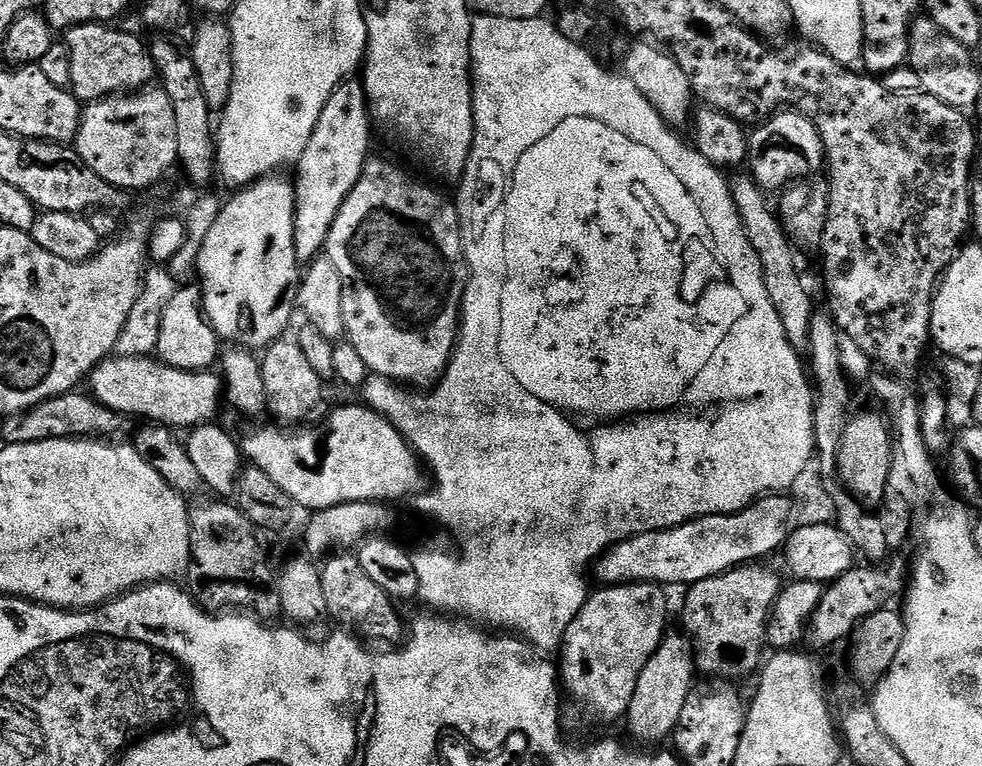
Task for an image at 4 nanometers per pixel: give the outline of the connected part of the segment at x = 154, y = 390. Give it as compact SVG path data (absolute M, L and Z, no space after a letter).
M116 354L108 357L92 369L88 376L89 382L93 398L118 415L146 418L142 420L174 430L191 430L198 425L211 423L216 418L224 394L223 381L217 373L210 370L180 371L152 356Z

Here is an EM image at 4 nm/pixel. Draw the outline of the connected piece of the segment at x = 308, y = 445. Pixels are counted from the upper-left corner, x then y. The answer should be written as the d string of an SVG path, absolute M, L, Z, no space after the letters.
M363 403L334 409L324 420L324 432L320 428L304 428L308 426L300 426L295 430L275 427L260 428L253 436L242 440L243 455L247 459L249 456L255 468L267 474L289 501L308 508L309 513L354 502L393 502L403 496L412 498L425 491L425 469L410 445L404 441L404 435L385 416L380 416Z

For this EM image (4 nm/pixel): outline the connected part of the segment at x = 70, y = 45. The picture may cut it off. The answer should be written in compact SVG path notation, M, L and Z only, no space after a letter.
M82 24L65 31L62 42L70 54L70 91L81 102L134 92L157 79L149 45L132 32L119 32L116 26L108 24Z

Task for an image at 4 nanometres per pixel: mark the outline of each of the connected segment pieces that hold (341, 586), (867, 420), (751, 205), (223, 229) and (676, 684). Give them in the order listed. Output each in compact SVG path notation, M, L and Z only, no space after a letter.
M329 555L320 568L320 577L322 578L322 595L326 597L328 607L327 615L333 616L340 623L337 625L355 634L361 641L373 640L376 643L373 645L376 646L383 645L380 644L383 640L388 643L385 645L392 646L405 639L406 624L400 621L400 616L396 613L397 605L391 596L384 593L382 586L370 582L366 570L362 570L359 555Z
M864 412L861 416L853 415L838 446L836 476L845 490L869 510L876 510L876 507L883 502L884 495L886 497L889 495L888 479L894 471L892 464L894 432L893 429L892 432L888 429L889 421L881 416L876 412Z
M743 175L731 177L730 180L730 191L734 198L734 206L738 210L738 218L746 230L746 238L750 238L750 246L754 246L754 254L758 254L758 262L762 262L766 294L770 294L770 302L774 302L778 318L782 318L786 338L792 343L793 348L807 349L814 309L812 309L812 296L808 293L803 278L800 277L799 266L796 265L797 249L784 232L773 205L772 208L768 205L769 197L764 189L757 186L751 175Z
M276 174L267 175L263 179L258 180L257 182L249 184L247 187L240 188L239 191L237 191L235 194L232 194L234 196L230 197L229 200L225 199L223 201L220 213L218 214L217 221L214 222L214 226L211 227L210 234L207 235L206 242L204 242L202 245L202 250L200 251L200 257L198 257L198 259L196 260L195 271L198 273L198 276L200 272L200 277L198 277L198 283L200 285L201 292L204 293L204 313L208 315L208 321L211 322L212 329L216 331L216 335L219 336L221 341L223 341L223 343L228 346L246 348L249 350L263 350L267 348L268 345L274 343L274 341L281 339L281 337L283 337L285 333L287 333L284 331L287 330L288 323L290 323L292 320L292 308L294 312L294 305L296 304L296 289L299 285L300 277L302 275L302 268L301 268L301 265L297 261L296 251L294 250L294 214L296 213L296 193L294 191L293 185L289 183L289 181L287 184L286 181L279 180L278 177L280 176Z
M665 635L663 642L654 650L650 662L646 662L646 670L638 678L638 686L634 686L634 698L630 698L630 706L626 713L628 720L628 732L637 740L640 746L656 746L659 740L664 740L675 733L678 726L678 718L682 718L682 706L686 706L688 699L694 694L692 679L698 676L698 669L692 651L692 642L687 635L680 636Z

